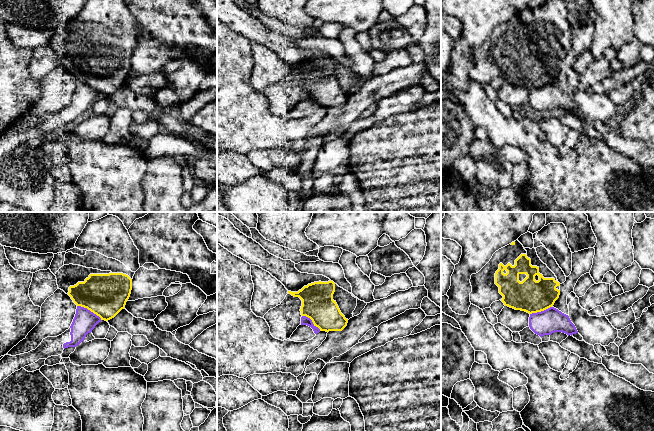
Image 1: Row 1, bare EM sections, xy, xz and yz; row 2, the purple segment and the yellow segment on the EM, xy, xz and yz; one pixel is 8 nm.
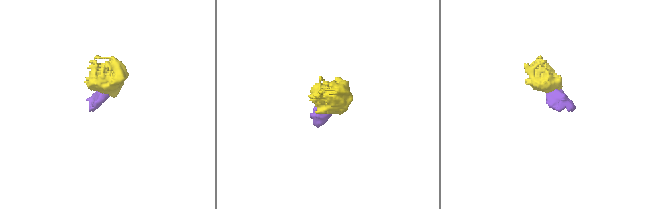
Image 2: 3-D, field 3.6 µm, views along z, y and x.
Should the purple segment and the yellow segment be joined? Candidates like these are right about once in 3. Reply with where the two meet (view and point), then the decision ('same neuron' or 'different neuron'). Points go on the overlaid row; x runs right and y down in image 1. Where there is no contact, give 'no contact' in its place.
contact xy (89, 310); different neuron

